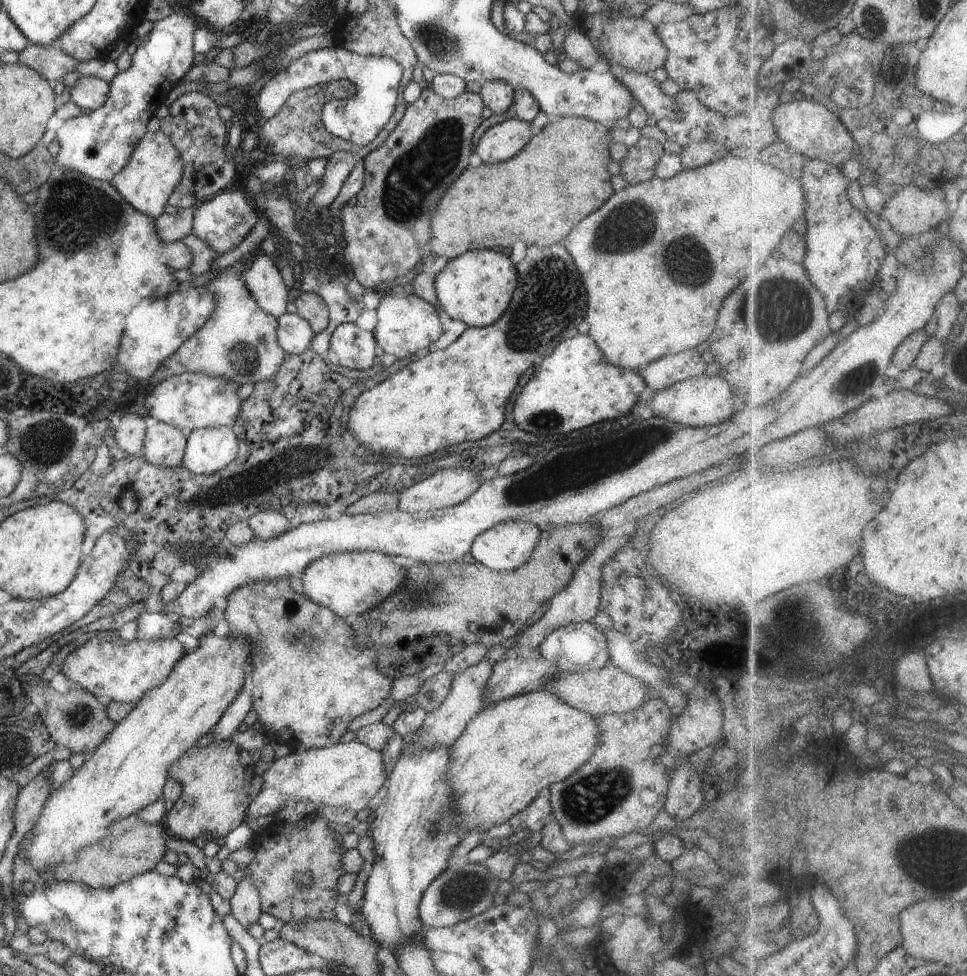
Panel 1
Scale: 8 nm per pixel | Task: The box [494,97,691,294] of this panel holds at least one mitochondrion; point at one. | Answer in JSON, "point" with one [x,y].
{"point":[630,226]}

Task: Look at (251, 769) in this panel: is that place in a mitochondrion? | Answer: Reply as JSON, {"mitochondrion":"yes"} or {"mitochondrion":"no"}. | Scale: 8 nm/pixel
{"mitochondrion":"no"}

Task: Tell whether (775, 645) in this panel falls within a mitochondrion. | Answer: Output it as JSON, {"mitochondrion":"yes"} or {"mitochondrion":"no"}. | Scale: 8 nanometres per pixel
{"mitochondrion":"yes"}

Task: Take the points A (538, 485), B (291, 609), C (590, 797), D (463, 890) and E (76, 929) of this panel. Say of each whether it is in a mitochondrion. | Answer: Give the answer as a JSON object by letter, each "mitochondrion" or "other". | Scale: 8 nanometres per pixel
{"A":"mitochondrion","B":"mitochondrion","C":"mitochondrion","D":"mitochondrion","E":"mitochondrion"}

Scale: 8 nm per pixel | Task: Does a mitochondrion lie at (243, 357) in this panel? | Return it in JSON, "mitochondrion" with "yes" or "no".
{"mitochondrion":"yes"}

